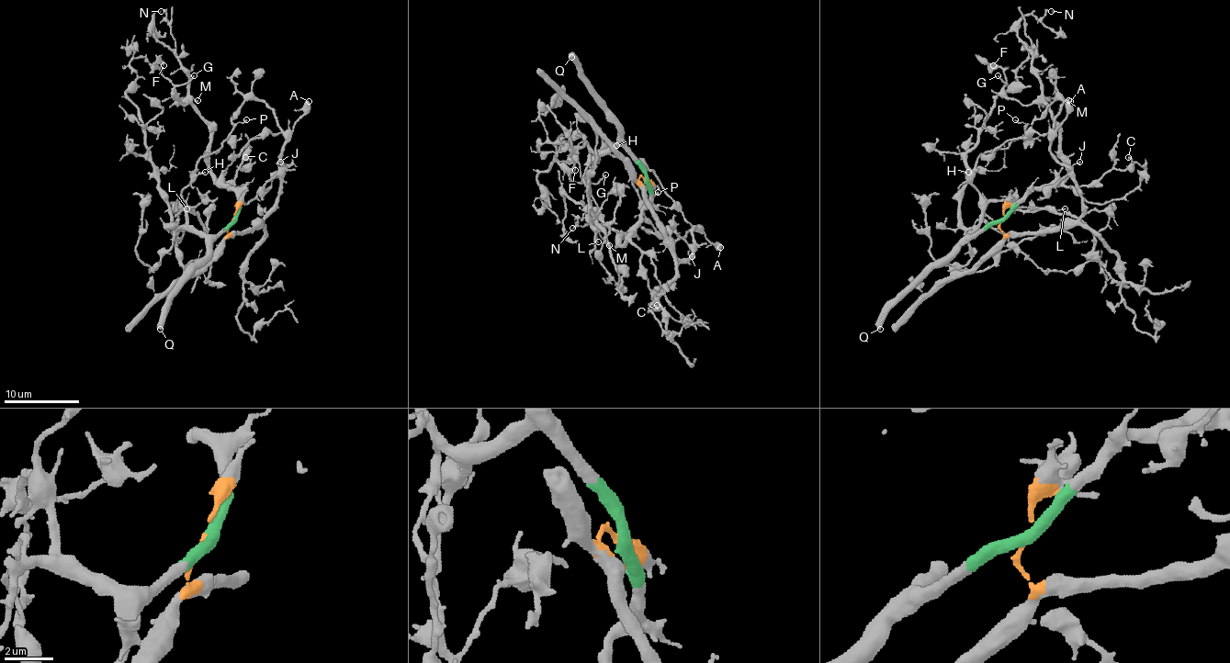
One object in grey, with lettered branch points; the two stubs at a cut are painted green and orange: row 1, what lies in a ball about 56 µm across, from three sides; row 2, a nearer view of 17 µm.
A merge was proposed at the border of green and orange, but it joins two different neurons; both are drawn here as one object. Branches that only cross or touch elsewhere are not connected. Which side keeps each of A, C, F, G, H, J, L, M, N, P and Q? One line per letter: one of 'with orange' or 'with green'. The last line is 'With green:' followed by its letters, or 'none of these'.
A: with orange
C: with green
F: with green
G: with green
H: with green
J: with orange
L: with green
M: with green
N: with green
P: with green
Q: with green
With green: C, F, G, H, L, M, N, P, Q

